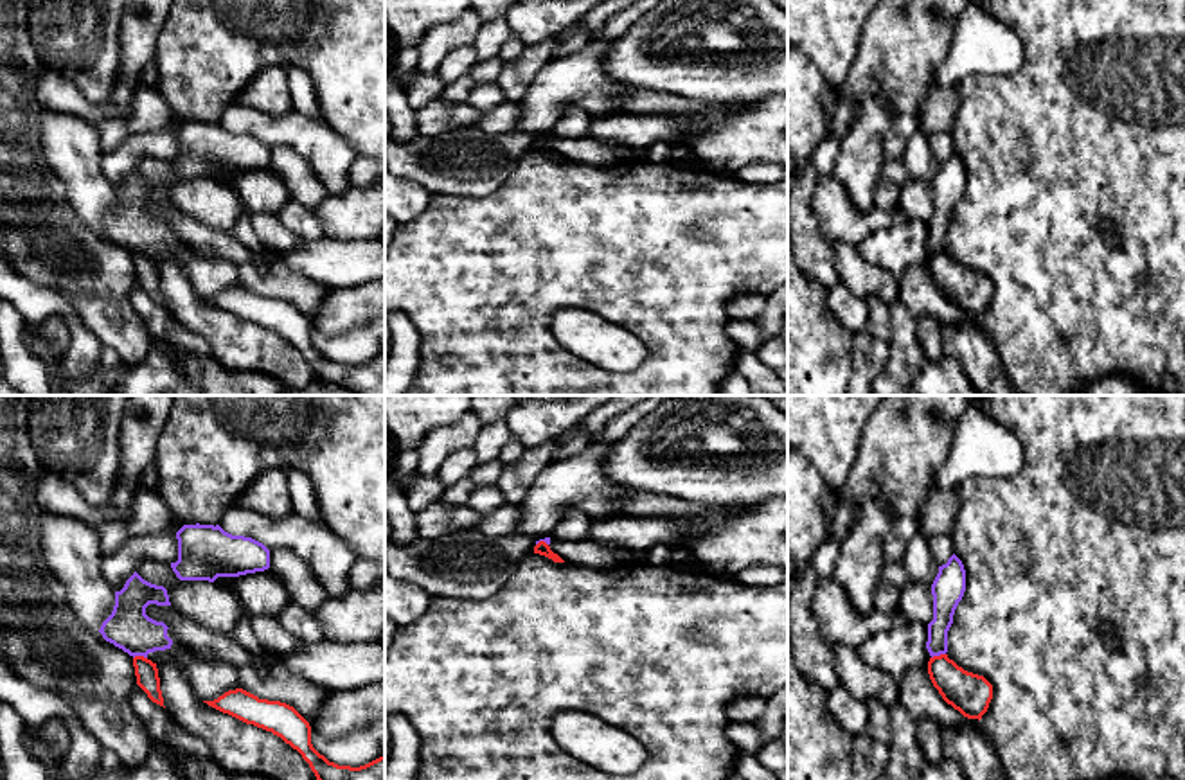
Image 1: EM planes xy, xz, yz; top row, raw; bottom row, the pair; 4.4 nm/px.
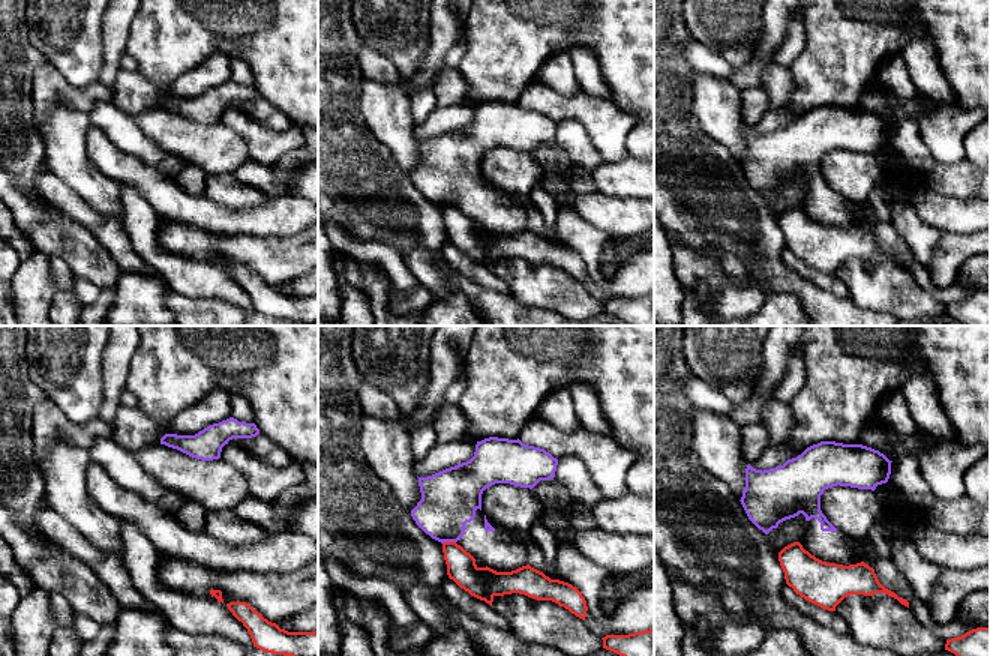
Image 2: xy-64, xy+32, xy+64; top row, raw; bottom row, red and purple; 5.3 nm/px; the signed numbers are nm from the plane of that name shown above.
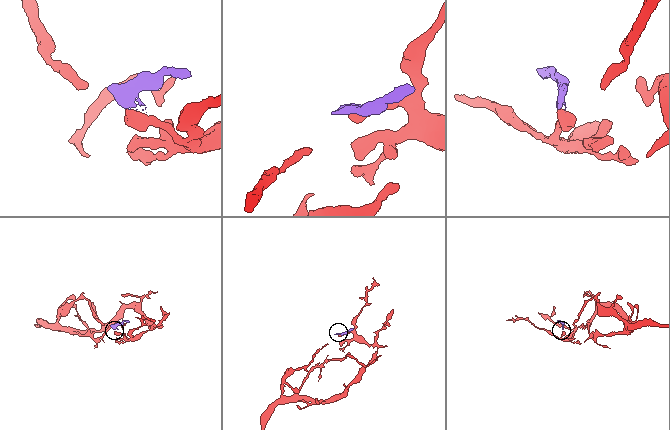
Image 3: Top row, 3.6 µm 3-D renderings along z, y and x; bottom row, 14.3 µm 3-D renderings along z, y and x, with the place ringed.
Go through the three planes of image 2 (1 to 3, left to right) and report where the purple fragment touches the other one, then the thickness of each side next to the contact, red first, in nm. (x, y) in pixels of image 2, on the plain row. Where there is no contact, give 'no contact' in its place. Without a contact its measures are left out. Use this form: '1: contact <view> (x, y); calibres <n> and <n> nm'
1: no contact
2: contact xy+32 (449, 206); calibres 160 and 300 nm
3: no contact

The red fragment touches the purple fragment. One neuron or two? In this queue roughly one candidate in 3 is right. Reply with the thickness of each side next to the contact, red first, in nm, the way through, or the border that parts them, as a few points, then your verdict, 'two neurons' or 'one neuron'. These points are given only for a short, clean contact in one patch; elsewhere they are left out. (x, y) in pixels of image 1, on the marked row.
calibres 100 and 200 nm; border xy (146, 656), (133, 658); two neurons

